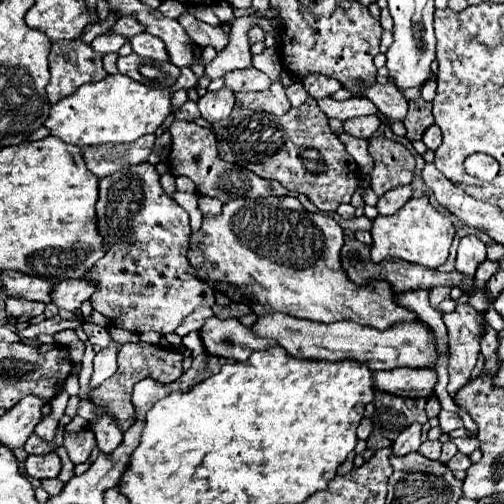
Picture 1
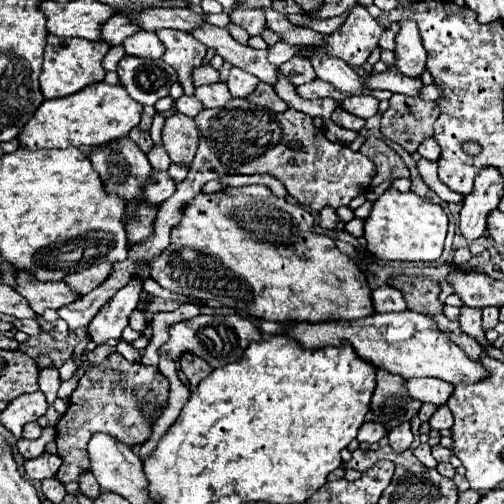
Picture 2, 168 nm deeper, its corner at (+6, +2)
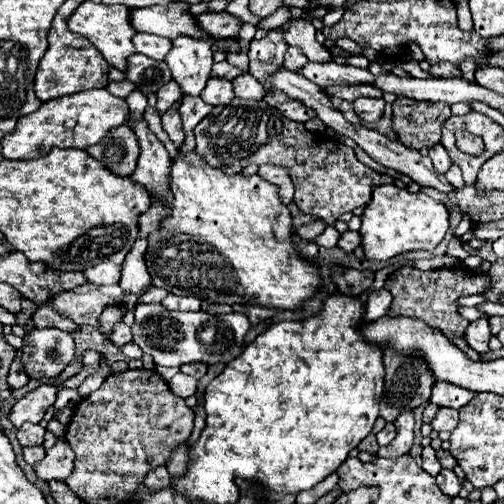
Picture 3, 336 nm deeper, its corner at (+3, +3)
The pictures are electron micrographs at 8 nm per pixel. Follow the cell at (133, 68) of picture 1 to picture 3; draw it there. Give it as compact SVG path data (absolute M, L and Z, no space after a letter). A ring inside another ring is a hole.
M132 54L128 60L126 80L134 82L136 88L148 96L148 94L158 92L158 88L162 88L164 84L168 84L172 76L166 62L152 60L144 54Z

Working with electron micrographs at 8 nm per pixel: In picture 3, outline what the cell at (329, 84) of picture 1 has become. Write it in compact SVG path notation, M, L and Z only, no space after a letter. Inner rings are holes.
M288 48L284 54L284 68L286 70L296 70L302 68L308 62L308 58L298 50L298 48Z

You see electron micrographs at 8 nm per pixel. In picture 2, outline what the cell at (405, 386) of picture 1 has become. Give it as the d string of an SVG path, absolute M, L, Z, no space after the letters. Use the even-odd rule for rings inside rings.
M419 377L419 379L405 379L405 389L409 397L419 399L423 403L445 405L449 395L453 393L453 385L447 381L439 381L435 377Z

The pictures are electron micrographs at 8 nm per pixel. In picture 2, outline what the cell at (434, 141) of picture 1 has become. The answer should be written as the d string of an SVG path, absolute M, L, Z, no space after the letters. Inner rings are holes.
M427 137L427 139L423 139L423 143L419 145L419 155L421 157L425 157L425 159L429 159L429 161L437 161L437 157L439 157L439 145L437 145L437 141L433 139L433 137Z

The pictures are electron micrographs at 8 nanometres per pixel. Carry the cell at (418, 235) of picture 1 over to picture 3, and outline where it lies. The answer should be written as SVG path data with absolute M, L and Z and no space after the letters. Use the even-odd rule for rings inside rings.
M382 184L372 190L372 200L362 212L360 246L368 260L390 260L410 250L434 250L448 232L448 210L424 192L412 194L396 184Z

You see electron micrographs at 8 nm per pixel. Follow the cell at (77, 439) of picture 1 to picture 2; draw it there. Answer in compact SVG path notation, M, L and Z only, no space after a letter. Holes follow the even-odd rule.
M111 353L103 363L89 367L85 375L79 379L77 389L69 399L69 409L57 423L57 453L63 459L57 479L61 483L77 481L79 473L89 469L87 443L93 433L103 431L127 445L141 445L149 439L149 425L145 425L145 417L137 409L137 397L149 397L149 401L167 401L169 397L169 381L157 367L147 367L143 363L131 363L119 353Z

